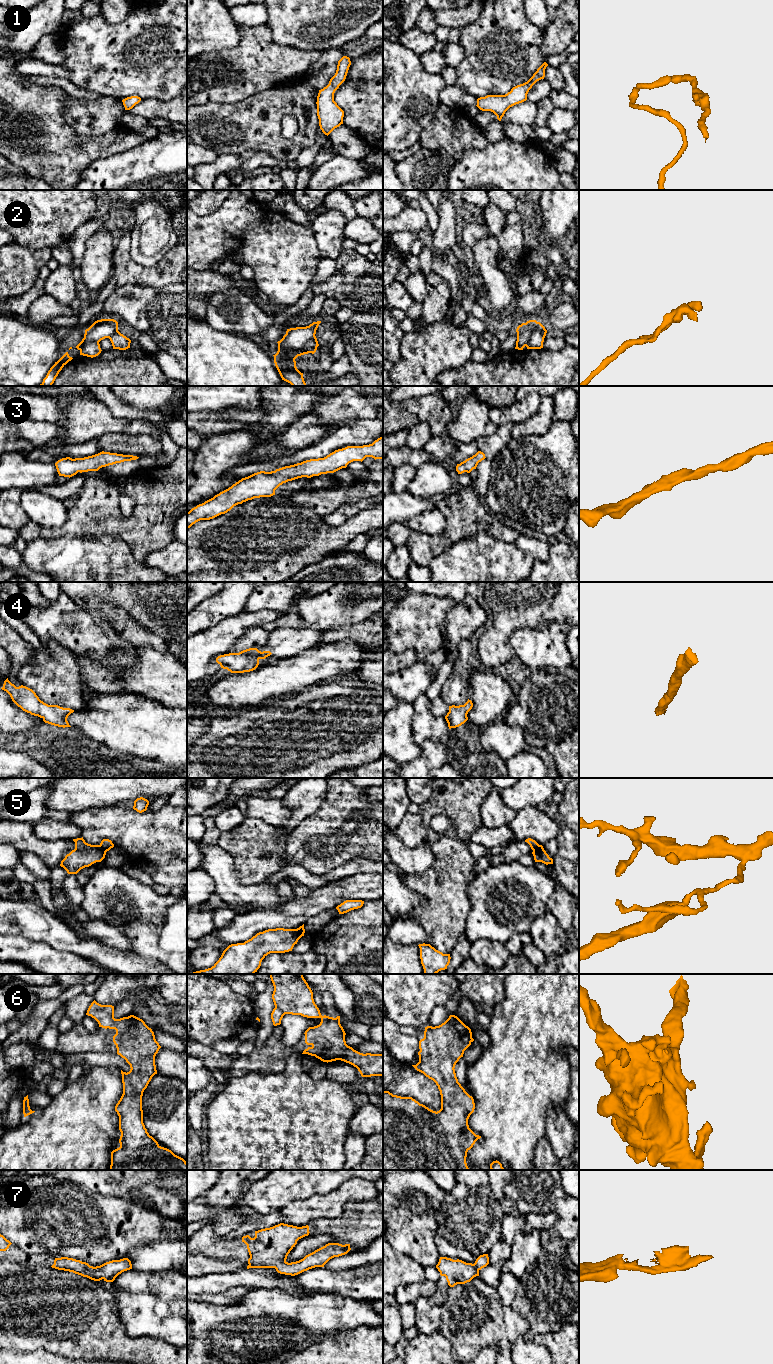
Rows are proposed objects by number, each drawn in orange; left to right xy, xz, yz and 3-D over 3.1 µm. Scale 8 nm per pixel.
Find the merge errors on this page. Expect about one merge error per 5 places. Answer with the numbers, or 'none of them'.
5

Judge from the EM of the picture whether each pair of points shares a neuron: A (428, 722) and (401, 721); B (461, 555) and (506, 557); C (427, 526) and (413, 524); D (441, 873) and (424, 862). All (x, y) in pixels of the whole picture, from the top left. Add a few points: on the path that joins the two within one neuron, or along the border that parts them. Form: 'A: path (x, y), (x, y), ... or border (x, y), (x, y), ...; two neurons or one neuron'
A: border (412, 704), (412, 739), (418, 744); two neurons
B: path (472, 557), (495, 557); one neuron
C: path (424, 525), (416, 524); one neuron
D: border (424, 844), (433, 863), (422, 873), (409, 874); two neurons

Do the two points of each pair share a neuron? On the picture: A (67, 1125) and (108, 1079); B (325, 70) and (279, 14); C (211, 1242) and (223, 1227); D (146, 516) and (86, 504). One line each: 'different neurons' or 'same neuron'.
A: same neuron
B: different neurons
C: different neurons
D: same neuron

